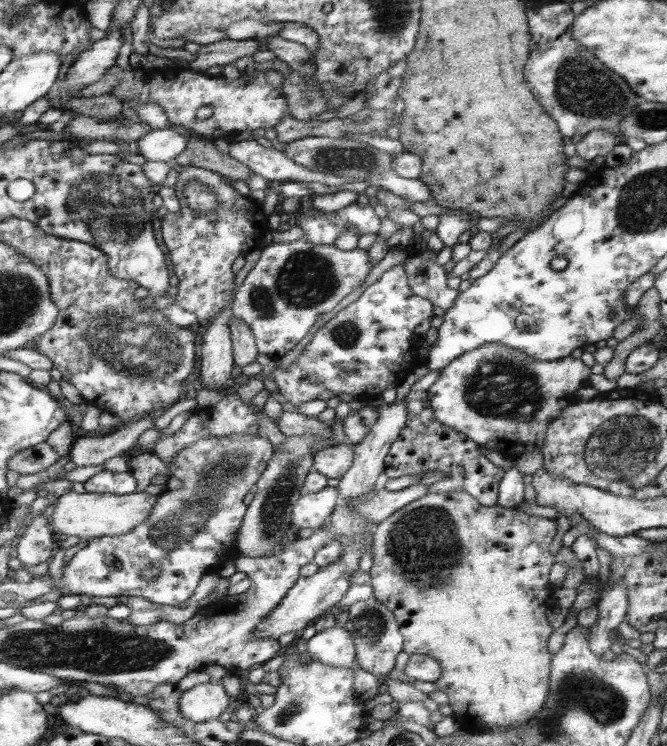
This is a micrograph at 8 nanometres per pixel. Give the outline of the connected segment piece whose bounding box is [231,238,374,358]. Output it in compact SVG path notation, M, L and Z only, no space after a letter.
M305 238L290 243L271 242L261 251L258 262L235 292L231 308L234 314L251 328L258 352L273 358L288 354L312 330L318 316L334 310L338 302L344 300L344 296L360 288L374 268L370 264L370 256L366 249L344 251L334 244L312 244Z

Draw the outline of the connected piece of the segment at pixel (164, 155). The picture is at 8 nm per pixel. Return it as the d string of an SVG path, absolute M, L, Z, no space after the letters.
M152 129L152 132L144 134L140 140L137 140L138 153L146 161L168 162L185 150L188 141L184 136L171 129Z

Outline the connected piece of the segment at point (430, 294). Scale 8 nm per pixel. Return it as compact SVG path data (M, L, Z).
M427 248L417 254L409 254L402 265L408 273L412 292L427 297L432 304L448 311L457 300L459 291L448 287L449 273L438 264L438 253Z

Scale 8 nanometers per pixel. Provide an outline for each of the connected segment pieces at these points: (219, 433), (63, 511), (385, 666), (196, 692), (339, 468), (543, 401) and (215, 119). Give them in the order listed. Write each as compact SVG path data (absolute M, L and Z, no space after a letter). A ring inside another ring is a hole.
M236 392L230 393L223 397L214 406L199 408L198 410L192 410L190 417L186 420L186 423L182 425L177 433L172 436L166 436L166 438L160 439L154 449L153 453L164 462L171 462L181 450L192 446L200 439L208 438L209 436L215 436L216 438L222 438L224 436L234 436L235 434L257 434L259 427L258 418L256 414L252 412L252 408L248 406L240 399Z
M144 491L132 494L96 494L92 492L67 492L59 496L54 506L48 510L49 524L58 536L79 536L90 541L104 536L122 536L143 523L152 512L152 507L159 495L148 494Z
M375 597L360 600L348 608L350 620L345 628L355 640L355 652L358 657L358 668L372 673L382 685L396 666L396 657L404 649L404 638L400 634L394 614Z
M210 681L182 692L178 697L178 708L186 720L203 723L219 718L230 702L232 698L226 694L224 686Z
M349 442L330 445L314 454L313 470L328 478L341 478L348 472L354 458L353 448Z
M488 343L467 352L443 368L427 392L434 416L442 424L463 432L489 450L502 452L508 458L516 460L524 454L543 450L548 427L554 420L559 419L564 409L580 401L577 390L588 384L590 374L591 367L584 364L582 359L567 356L555 361L541 361L520 349L500 343Z
M114 63L102 77L116 76L116 85L109 94L116 96L122 103L129 98L132 109L141 102L158 104L167 114L172 126L182 126L186 130L192 130L197 137L214 142L216 139L236 136L245 130L275 128L284 115L291 114L289 101L275 85L268 84L266 72L254 70L253 76L247 70L240 72L238 79L228 80L223 75L196 74L191 68L184 68L184 64L168 71L146 70L132 65L124 70ZM202 106L212 106L213 115L203 120L198 119L196 112Z

